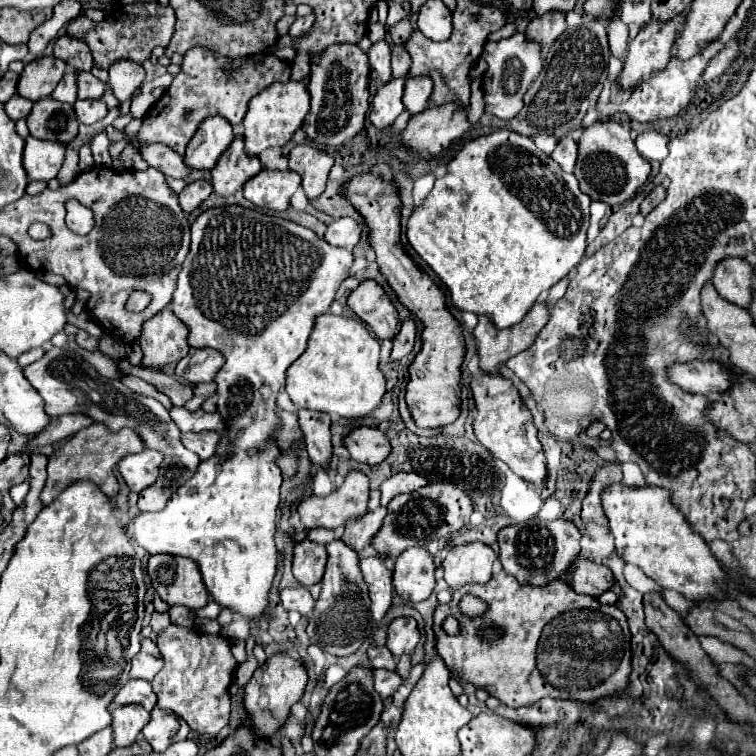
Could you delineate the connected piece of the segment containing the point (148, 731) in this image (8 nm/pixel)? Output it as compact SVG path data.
M153 708L149 724L141 730L145 740L153 746L153 752L165 752L165 748L173 742L185 740L189 736L189 726L173 712Z

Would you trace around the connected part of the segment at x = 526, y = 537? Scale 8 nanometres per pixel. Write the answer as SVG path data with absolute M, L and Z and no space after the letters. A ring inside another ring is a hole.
M531 520L525 524L513 524L499 530L499 560L503 568L525 584L547 584L553 578L559 578L569 564L579 554L581 534L573 522L553 520L541 524L541 520Z

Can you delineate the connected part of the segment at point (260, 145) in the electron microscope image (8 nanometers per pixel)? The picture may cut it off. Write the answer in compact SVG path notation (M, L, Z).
M287 82L287 84L271 84L259 96L249 102L247 114L243 118L245 126L245 152L249 156L259 156L265 148L285 146L297 128L301 128L305 116L309 112L309 92L303 82Z

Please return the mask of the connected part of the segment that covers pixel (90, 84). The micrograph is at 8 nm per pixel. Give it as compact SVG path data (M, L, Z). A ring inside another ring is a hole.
M77 72L77 98L81 98L81 100L101 98L105 88L107 88L107 84L97 80L91 72Z

